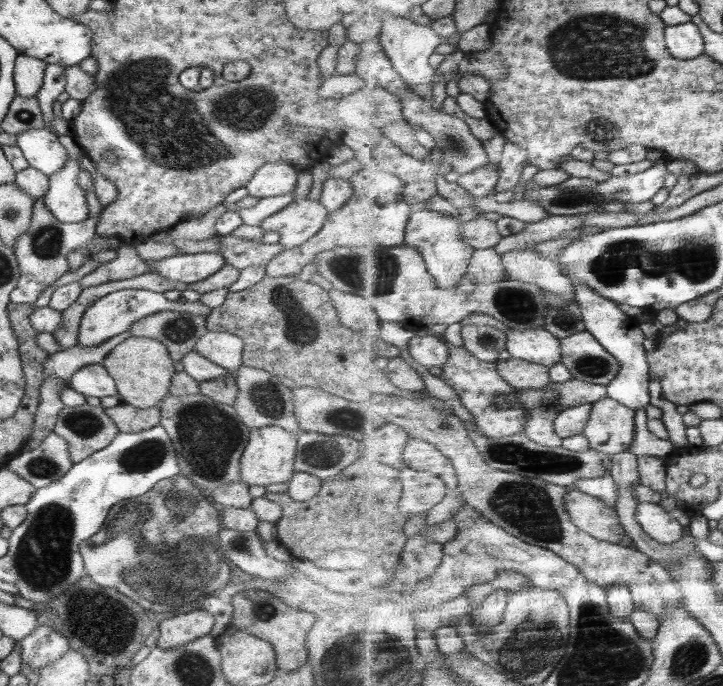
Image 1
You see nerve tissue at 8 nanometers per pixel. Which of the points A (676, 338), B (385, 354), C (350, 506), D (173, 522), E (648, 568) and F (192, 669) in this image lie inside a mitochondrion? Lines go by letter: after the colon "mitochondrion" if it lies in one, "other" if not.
A: other
B: other
C: other
D: mitochondrion
E: other
F: mitochondrion

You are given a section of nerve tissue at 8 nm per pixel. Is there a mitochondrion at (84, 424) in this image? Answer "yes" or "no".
yes

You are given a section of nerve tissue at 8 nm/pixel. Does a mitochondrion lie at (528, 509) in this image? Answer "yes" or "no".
yes

